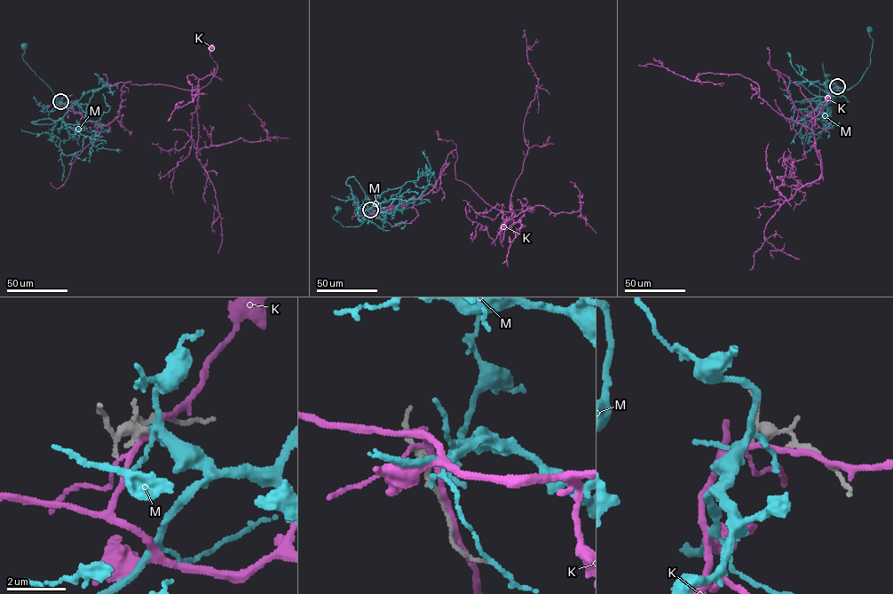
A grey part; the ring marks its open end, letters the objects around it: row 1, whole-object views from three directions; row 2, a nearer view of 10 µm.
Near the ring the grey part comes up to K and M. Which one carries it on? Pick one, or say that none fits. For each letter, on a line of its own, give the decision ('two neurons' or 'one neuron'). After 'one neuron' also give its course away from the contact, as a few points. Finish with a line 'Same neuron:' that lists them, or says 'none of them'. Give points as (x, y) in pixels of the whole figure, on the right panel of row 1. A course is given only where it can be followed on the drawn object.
K: two neurons
M: one neuron; course (837, 86), (834, 91), (831, 91), (849, 90), (862, 78), (869, 65), (873, 39), (869, 29)
Same neuron: M

